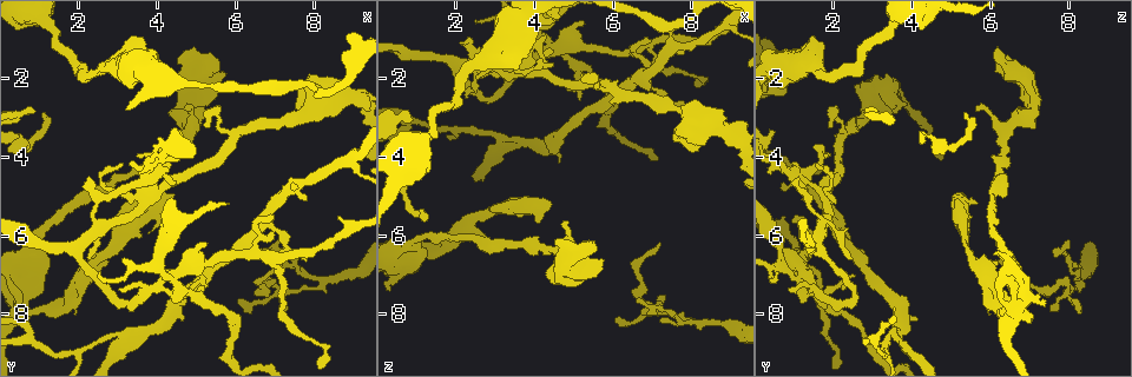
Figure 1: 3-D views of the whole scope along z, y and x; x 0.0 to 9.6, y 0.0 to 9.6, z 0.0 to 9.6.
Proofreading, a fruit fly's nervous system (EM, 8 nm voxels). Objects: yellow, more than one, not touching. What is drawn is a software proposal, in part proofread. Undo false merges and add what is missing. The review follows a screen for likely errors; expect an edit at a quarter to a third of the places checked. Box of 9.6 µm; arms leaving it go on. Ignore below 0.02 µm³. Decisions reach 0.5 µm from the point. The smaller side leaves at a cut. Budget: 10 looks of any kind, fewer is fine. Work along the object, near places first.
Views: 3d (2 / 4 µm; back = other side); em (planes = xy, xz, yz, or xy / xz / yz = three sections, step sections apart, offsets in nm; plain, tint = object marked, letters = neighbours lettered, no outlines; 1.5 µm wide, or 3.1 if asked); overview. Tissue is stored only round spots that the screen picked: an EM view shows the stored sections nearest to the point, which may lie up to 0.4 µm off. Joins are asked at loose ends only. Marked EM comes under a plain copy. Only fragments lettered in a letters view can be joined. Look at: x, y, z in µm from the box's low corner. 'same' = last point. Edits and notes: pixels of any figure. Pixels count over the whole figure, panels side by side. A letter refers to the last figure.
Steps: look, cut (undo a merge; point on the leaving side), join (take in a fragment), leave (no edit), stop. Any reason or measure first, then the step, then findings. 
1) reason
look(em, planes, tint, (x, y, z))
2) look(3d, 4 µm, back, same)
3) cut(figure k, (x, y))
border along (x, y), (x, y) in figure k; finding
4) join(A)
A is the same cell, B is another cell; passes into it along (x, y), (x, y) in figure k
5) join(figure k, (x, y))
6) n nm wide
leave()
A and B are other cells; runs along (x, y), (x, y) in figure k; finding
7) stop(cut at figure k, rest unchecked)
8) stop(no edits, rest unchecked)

thin end
look(em, planes, letters, (4.80, 7.40, 2.25))

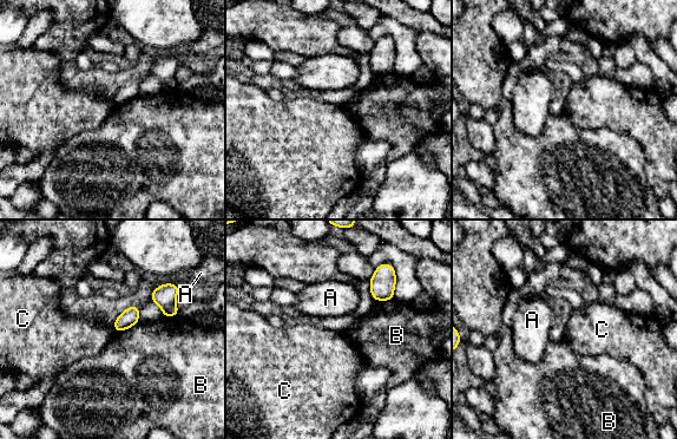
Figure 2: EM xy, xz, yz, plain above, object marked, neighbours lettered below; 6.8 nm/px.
120 nm wide
leave()
A, B and C are other cells; border along (112, 326), (116, 331) in figure 2; none of them fits

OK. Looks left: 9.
sudden change in width
look(3d, 4 µm, (1.00, 6.35, 6.35))

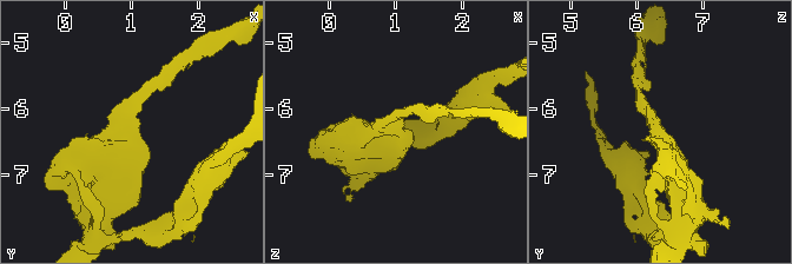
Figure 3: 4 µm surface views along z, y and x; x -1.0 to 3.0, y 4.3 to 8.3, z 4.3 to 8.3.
look(em, planes, tint, (0.95, 6.40, 6.30))

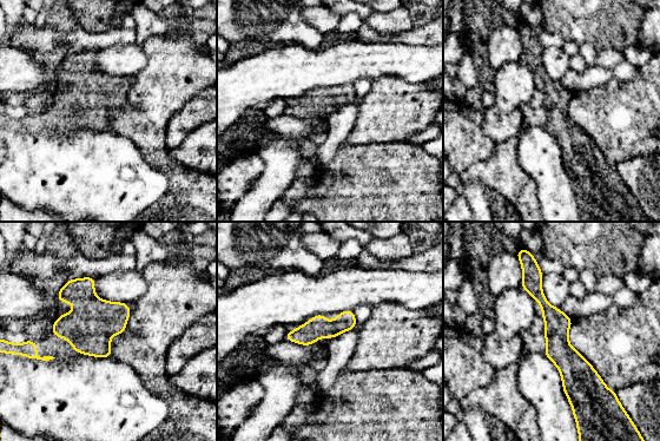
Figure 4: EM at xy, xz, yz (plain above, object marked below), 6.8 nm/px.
look(em, planes, letters, same)

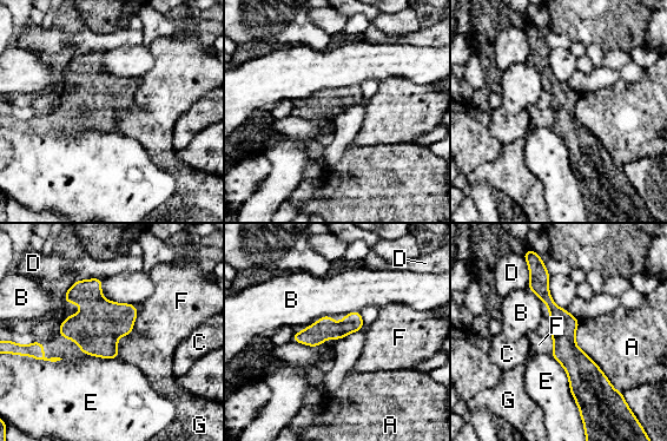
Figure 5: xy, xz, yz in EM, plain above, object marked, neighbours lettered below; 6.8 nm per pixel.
leave()
A, B, C, D, E, F and G are other cells; runs along (542, 271), (581, 407) in figure 5; continuous, no second neuron

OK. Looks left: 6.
look(3d, 2 µm, (2.05, 8.90, 3.40))

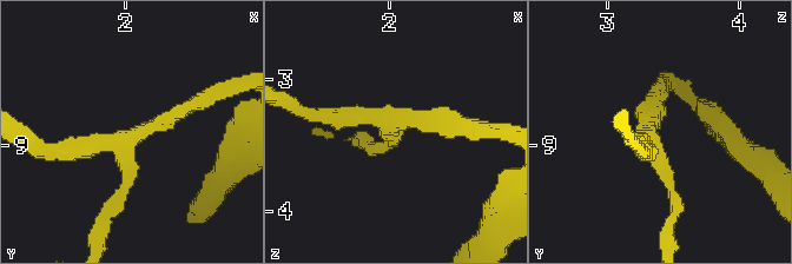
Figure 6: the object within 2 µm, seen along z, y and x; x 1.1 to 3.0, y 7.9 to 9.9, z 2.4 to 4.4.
look(em, planes, tint, (2.02, 8.96, 3.34))

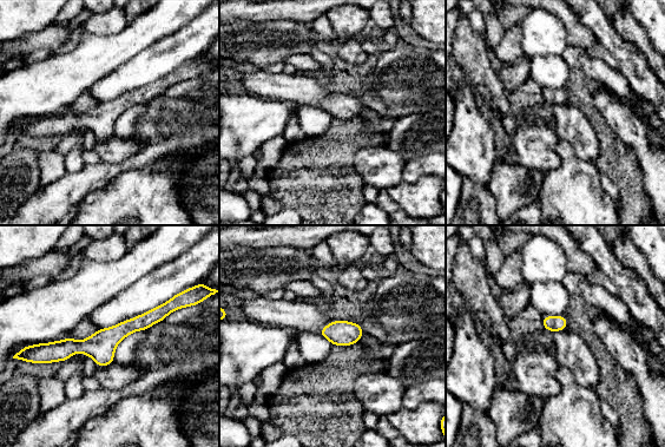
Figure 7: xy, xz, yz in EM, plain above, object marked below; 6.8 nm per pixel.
look(em, planes, letters, same)

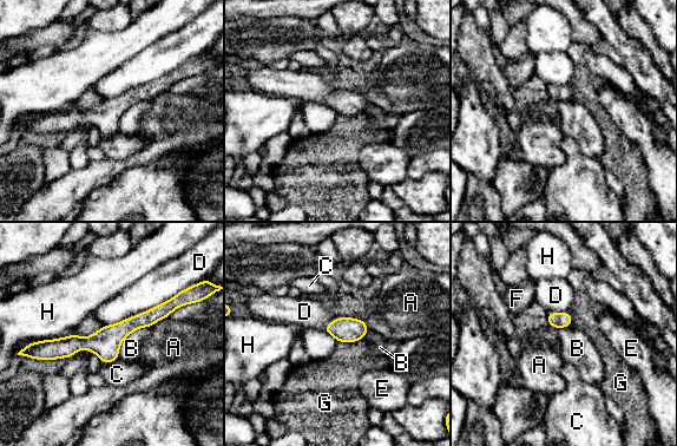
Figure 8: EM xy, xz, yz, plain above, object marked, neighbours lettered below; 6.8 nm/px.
180 nm wide
leave()
A, B, C, D, E, F, G and H are other cells; border along (362, 339), (337, 342) in figure 8; all the same neuron

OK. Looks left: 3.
sudden change in width
look(em, planes, letters, (4.55, 3.70, 6.30))

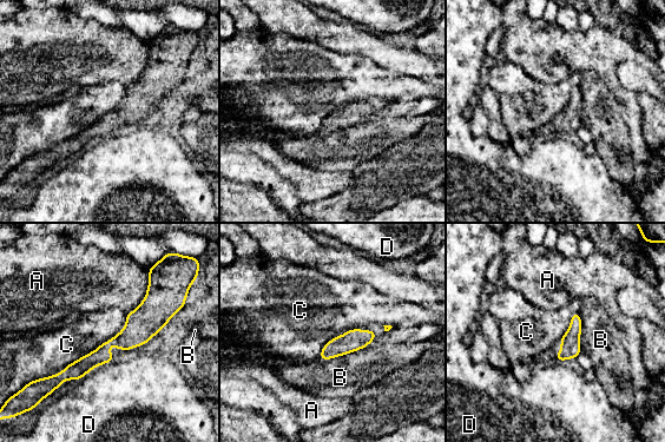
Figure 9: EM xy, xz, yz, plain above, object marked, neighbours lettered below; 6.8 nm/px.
leave()
A, B, C and D are other cells; runs along (162, 276), (162, 302), (67, 376) in figure 9; all the same neuron

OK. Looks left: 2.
stop(no edits, rest unchecked)

